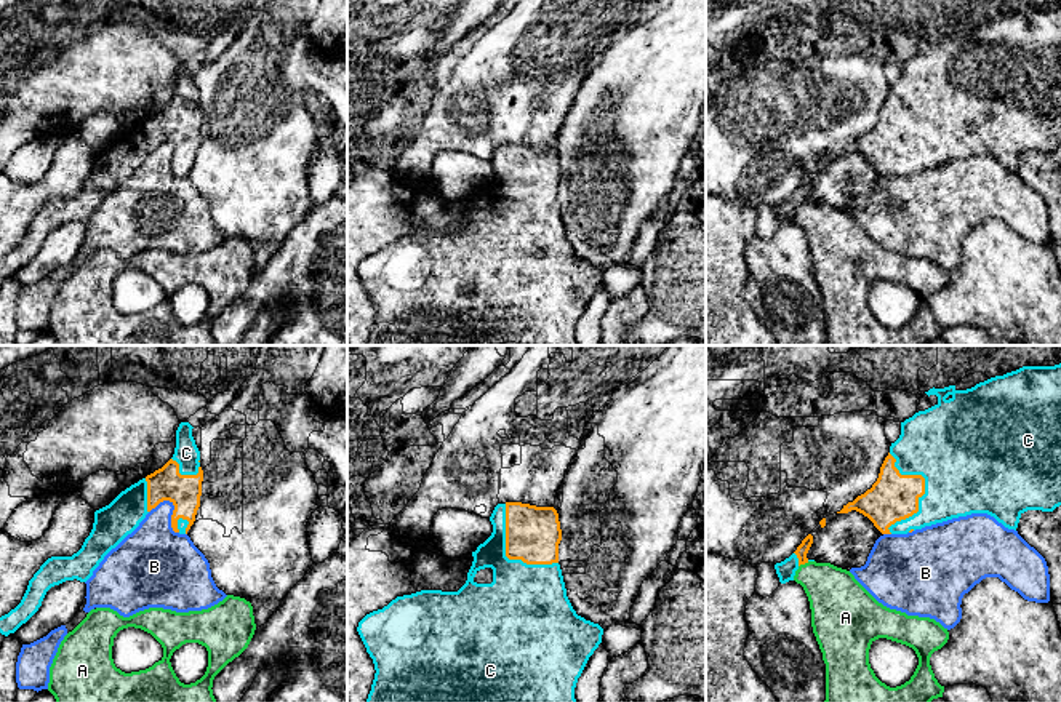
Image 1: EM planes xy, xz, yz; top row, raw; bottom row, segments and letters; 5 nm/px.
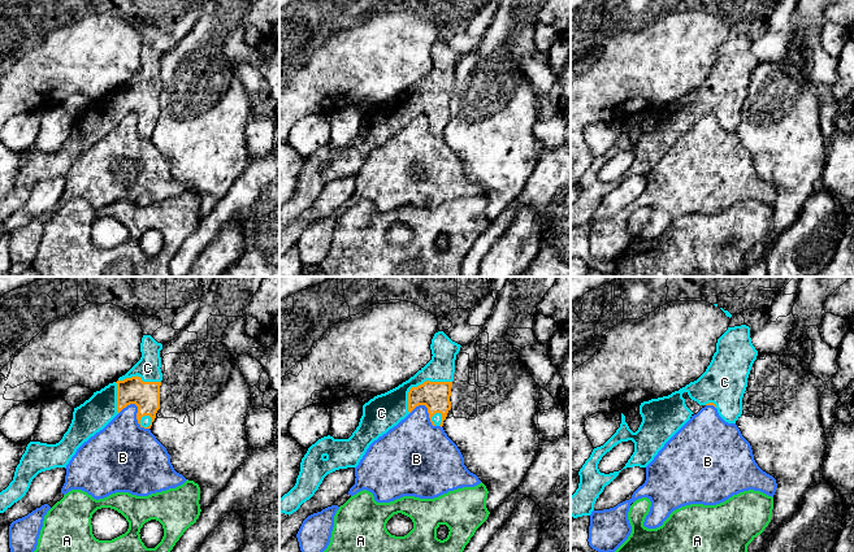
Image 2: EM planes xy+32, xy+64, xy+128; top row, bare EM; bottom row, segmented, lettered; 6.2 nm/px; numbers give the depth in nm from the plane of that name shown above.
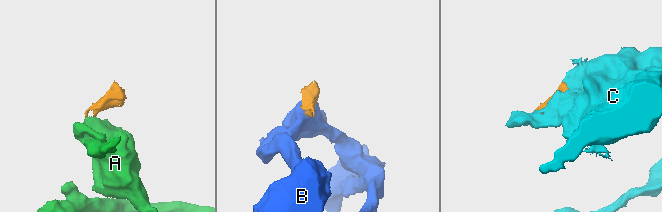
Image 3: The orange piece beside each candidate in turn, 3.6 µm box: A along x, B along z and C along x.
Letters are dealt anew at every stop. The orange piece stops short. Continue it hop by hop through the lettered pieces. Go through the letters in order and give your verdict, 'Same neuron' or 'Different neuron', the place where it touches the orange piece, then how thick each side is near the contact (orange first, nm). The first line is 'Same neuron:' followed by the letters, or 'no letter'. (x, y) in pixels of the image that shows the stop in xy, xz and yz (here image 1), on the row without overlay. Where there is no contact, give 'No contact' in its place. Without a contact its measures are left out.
Same neuron: C
A: Different neuron. Touches orange at yz (804, 205). Thickness 60 nm (orange) against 280 nm
B: Different neuron. Touches orange at xy (172, 157). Thickness 170 nm (orange) against 360 nm
C: Same neuron. Touches orange at yz (924, 131). Thickness 240 nm (orange) against 460 nm

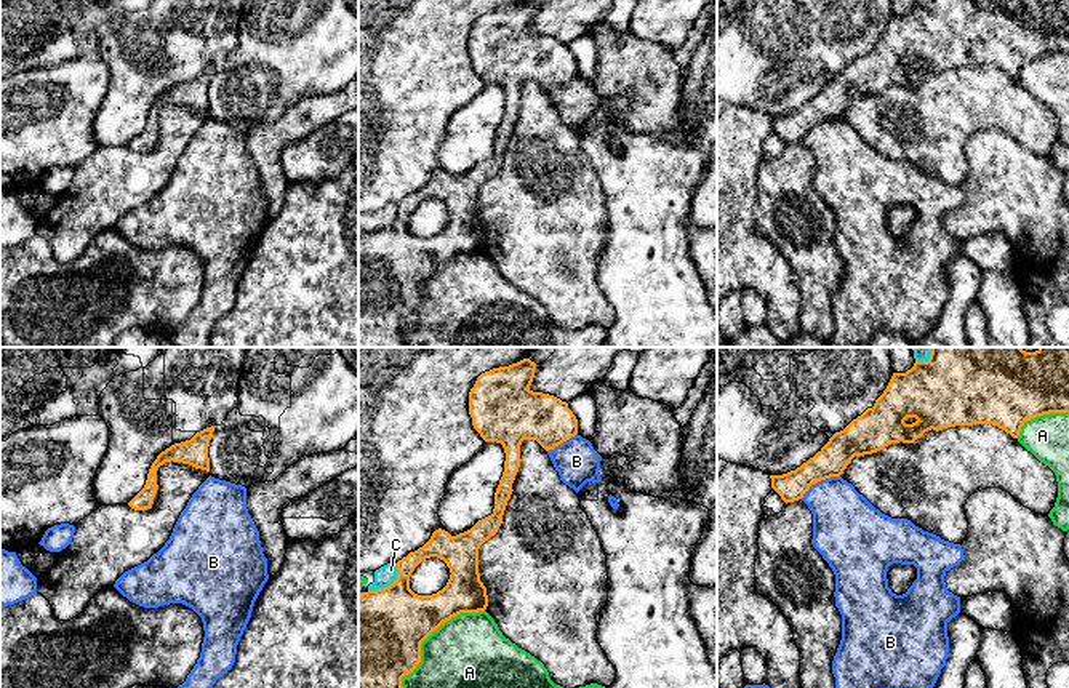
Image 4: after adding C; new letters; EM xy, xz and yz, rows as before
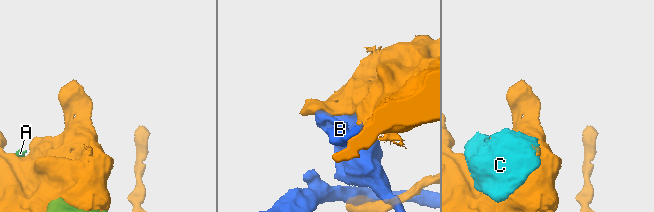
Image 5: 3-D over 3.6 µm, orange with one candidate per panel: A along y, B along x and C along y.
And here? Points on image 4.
Same neuron: no letter
A: Different neuron. Touches orange at xz (421, 284). Thickness 480 nm (orange) against 460 nm
B: Different neuron. Touches orange at yz (818, 122). Thickness 160 nm (orange) against 320 nm
C: Different neuron. Touches orange at xz (389, 228). Thickness 420 nm (orange) against 100 nm

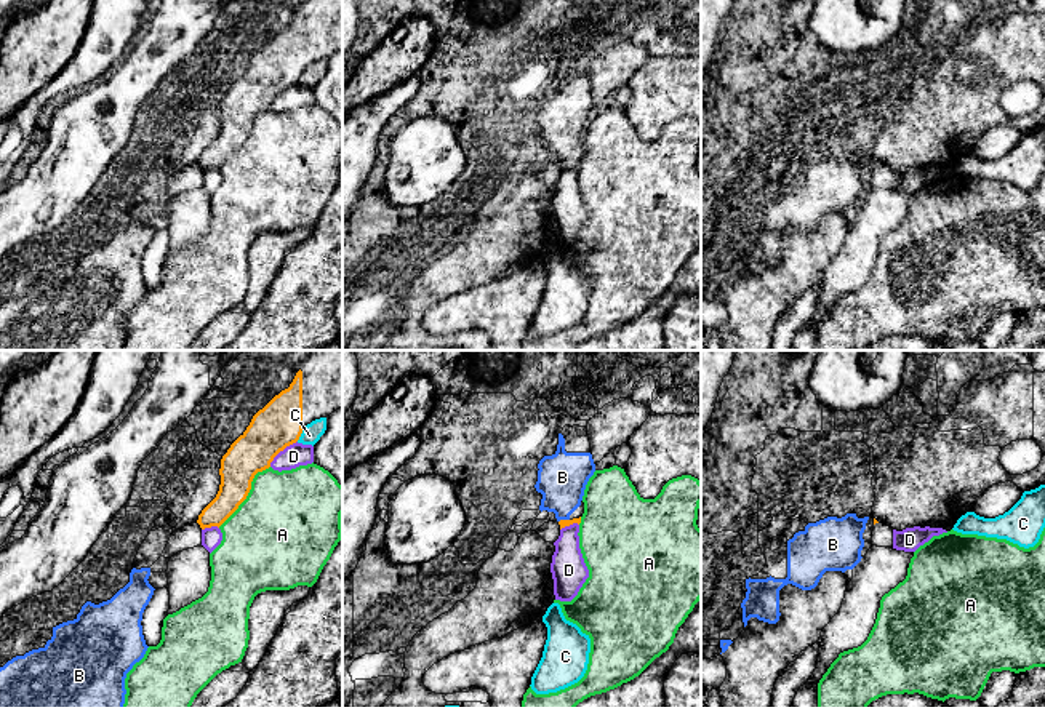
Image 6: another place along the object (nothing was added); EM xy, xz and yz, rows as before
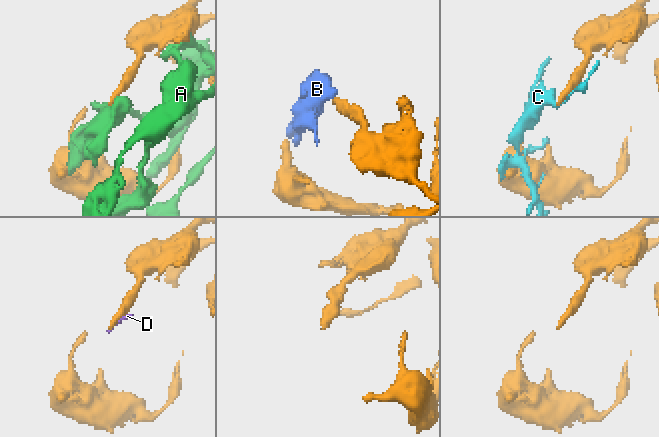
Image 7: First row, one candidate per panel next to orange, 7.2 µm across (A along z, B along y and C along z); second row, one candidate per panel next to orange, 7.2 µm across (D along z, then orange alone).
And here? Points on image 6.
Same neuron: B
A: Different neuron. Touches orange at xy (247, 136). Thickness 200 nm (orange) against 500 nm
B: Same neuron. Touches orange at xz (564, 162). Thickness 40 nm (orange) against 260 nm
C: Different neuron. Touches orange at xy (301, 74). Thickness 240 nm (orange) against 100 nm
D: Different neuron. Touches orange at xy (280, 91). Thickness 240 nm (orange) against 120 nm

